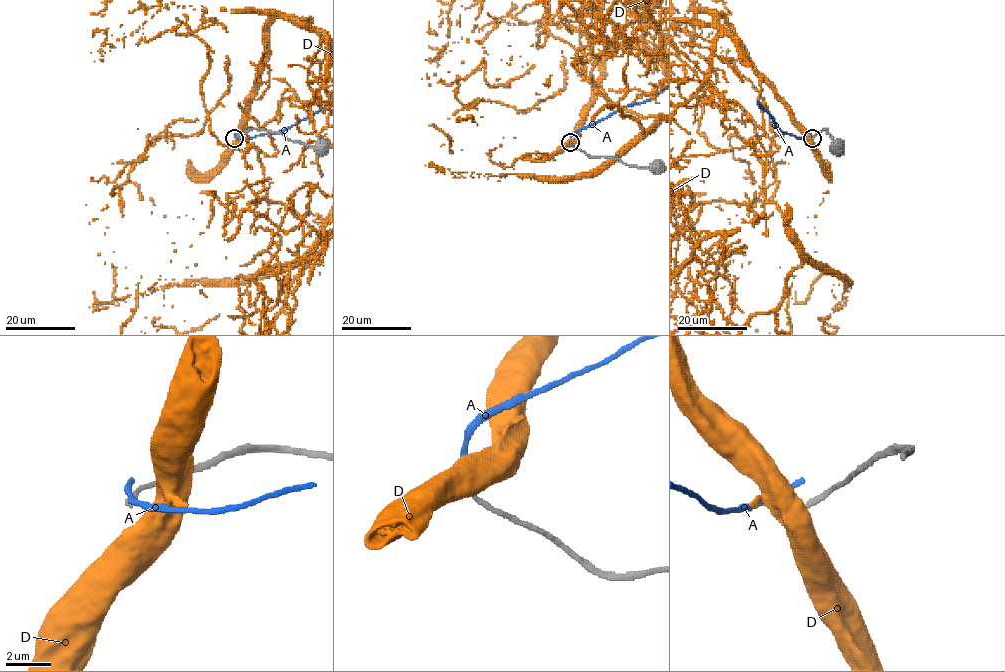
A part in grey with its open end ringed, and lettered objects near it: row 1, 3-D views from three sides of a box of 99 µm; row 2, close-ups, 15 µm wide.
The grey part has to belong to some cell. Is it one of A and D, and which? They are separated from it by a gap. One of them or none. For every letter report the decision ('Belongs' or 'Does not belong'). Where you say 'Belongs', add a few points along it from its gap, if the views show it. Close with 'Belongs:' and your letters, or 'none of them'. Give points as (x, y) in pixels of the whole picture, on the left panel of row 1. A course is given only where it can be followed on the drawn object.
A: Does not belong
D: Does not belong
Belongs: none of them

